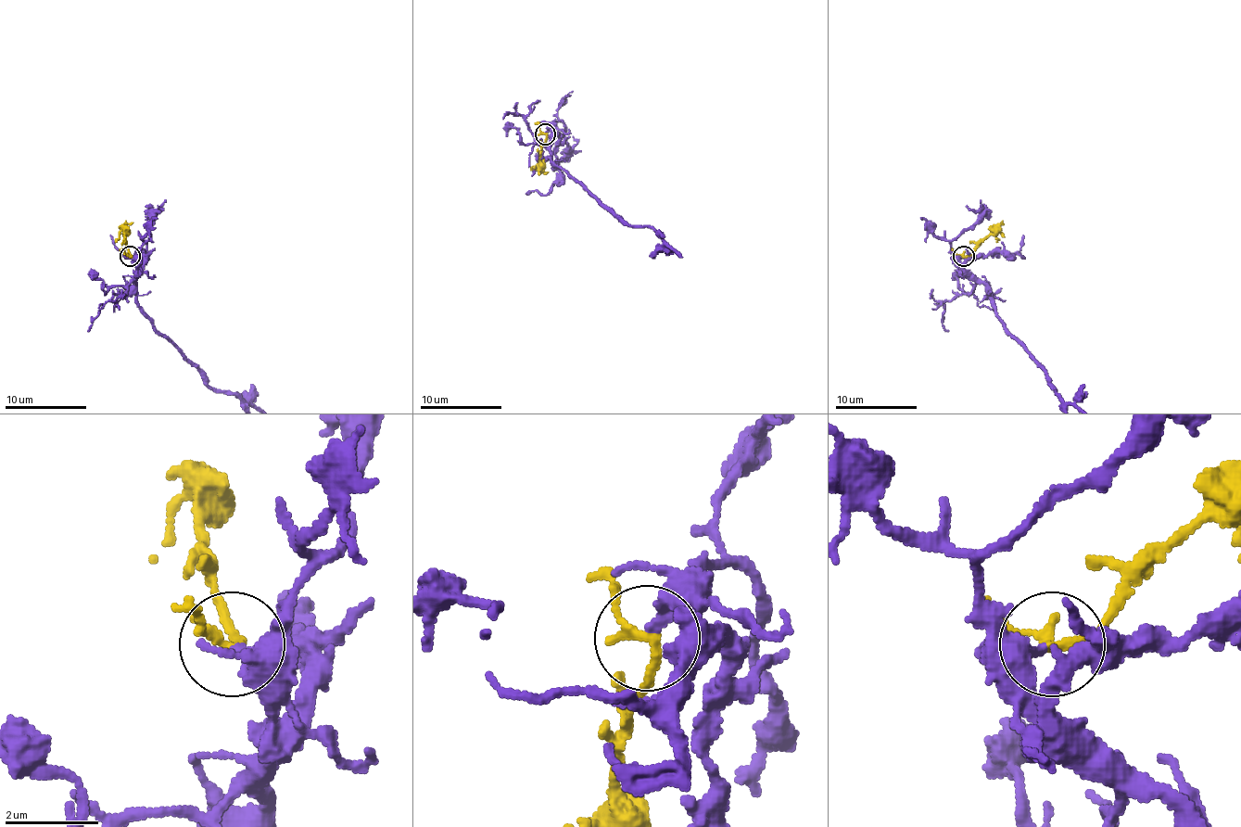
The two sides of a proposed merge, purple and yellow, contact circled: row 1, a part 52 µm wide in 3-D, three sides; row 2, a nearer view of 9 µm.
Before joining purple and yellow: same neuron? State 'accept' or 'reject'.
accept

